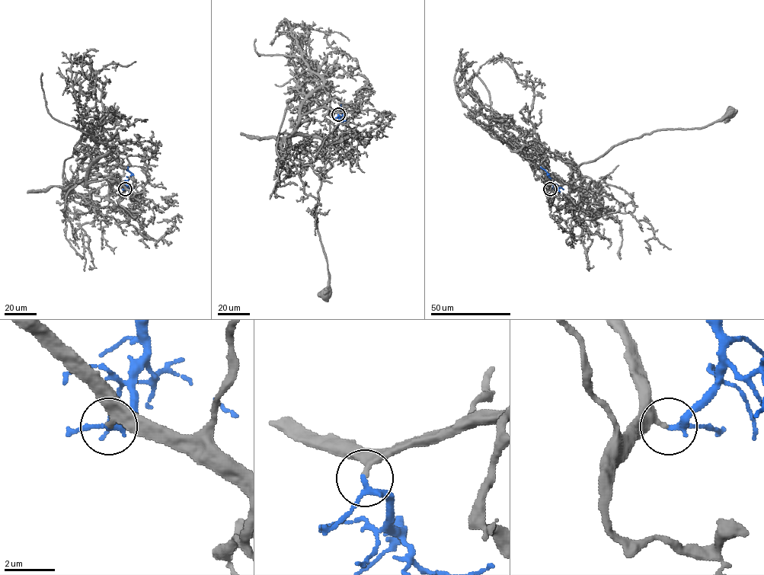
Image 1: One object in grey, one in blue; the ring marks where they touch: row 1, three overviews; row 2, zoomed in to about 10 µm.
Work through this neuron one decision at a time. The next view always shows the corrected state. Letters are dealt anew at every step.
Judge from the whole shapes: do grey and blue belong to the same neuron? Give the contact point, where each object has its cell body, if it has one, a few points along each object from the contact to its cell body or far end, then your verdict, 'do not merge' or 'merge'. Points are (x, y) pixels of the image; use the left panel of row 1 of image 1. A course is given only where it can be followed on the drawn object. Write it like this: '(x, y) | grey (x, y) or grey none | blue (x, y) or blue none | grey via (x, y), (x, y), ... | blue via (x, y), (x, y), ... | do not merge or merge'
(125, 189) | grey (111, 112) | blue none | grey via (125, 190), (111, 178), (85, 186), (81, 181), (98, 164), (117, 157), (102, 133), (115, 126), (111, 112) | blue via (125, 190), (132, 175), (127, 167) | merge

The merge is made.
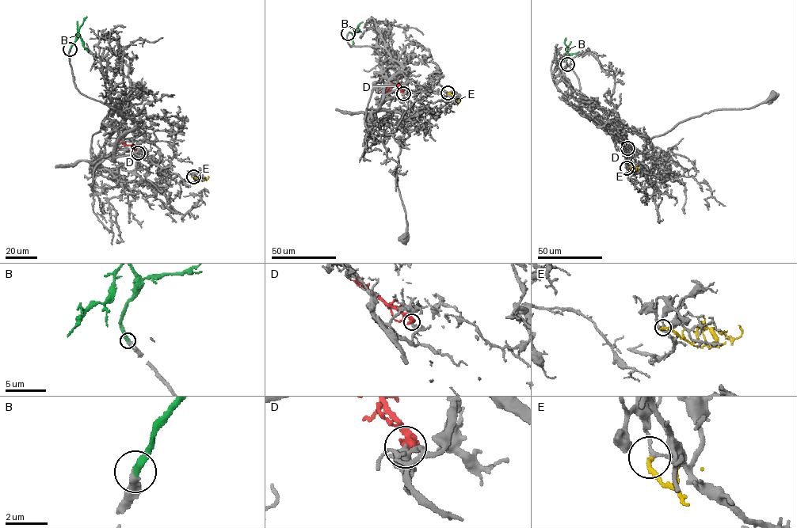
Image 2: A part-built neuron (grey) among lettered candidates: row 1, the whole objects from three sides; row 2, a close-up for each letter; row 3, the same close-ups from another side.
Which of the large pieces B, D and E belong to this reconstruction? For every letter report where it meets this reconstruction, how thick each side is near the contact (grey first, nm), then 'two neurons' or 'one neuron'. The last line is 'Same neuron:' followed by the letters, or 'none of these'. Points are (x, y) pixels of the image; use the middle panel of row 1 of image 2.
B: contact (348, 33); calibres 400 and 340 nm; one neuron
D: contact (403, 93); calibres 400 and 550 nm; two neurons
E: contact (448, 93); calibres 200 and 220 nm; two neurons
Same neuron: B

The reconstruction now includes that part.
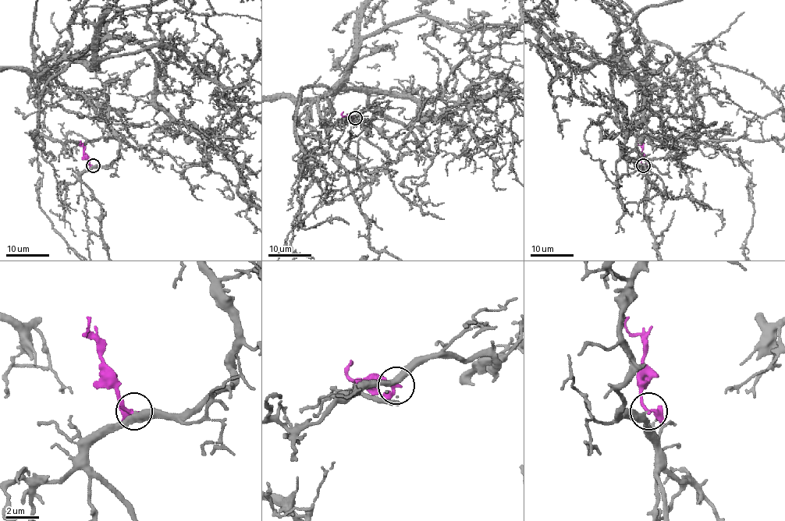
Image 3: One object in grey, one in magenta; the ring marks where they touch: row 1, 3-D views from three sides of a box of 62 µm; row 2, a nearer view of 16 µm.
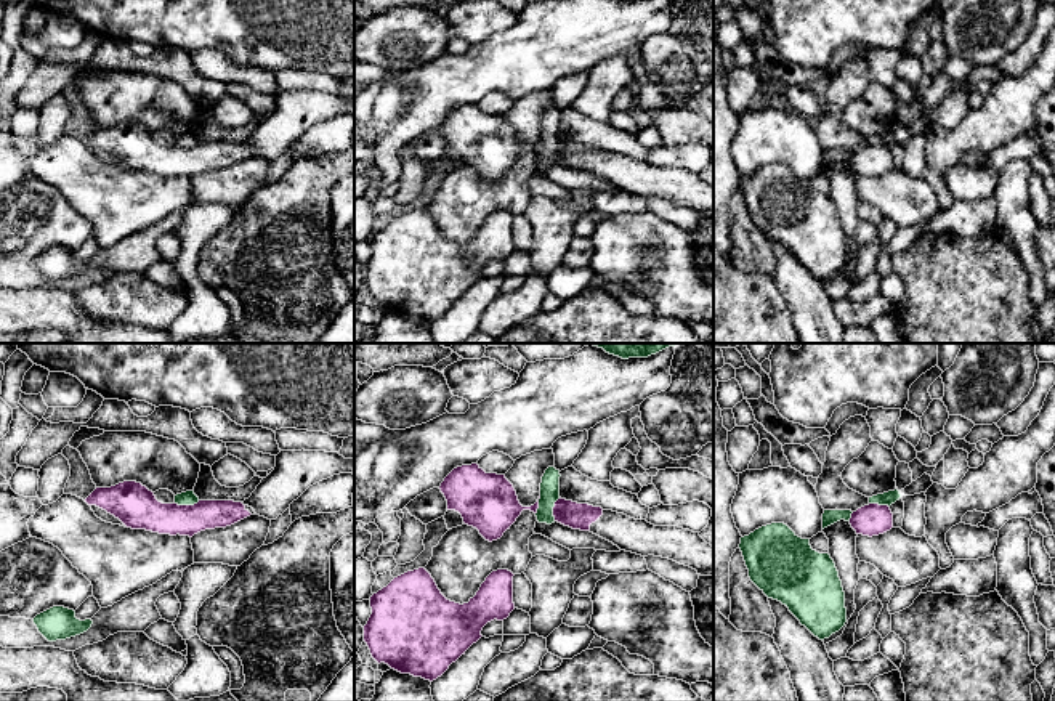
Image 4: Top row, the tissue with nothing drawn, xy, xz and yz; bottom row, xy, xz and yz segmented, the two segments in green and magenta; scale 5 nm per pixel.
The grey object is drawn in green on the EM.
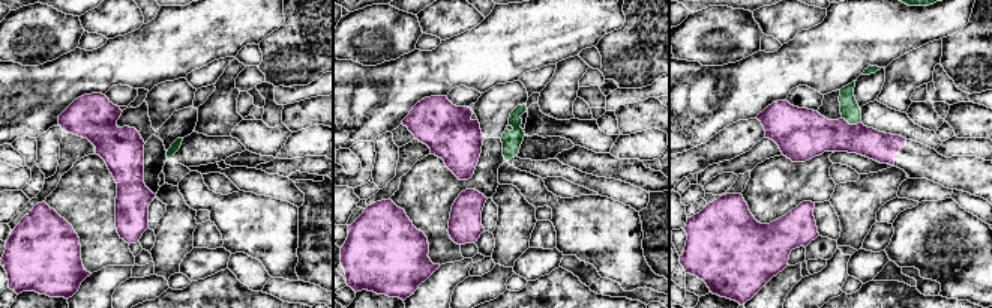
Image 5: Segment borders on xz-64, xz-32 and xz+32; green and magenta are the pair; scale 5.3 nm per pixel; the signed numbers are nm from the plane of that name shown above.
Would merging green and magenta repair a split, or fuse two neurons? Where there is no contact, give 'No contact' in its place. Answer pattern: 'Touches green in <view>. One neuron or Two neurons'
Touches green in xy. Two neurons

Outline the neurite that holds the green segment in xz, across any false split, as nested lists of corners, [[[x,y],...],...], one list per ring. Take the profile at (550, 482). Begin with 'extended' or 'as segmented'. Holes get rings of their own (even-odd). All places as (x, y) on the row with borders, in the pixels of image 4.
as segmented; [[[548,467],[542,476],[539,509],[536,513],[539,523],[555,523],[553,507],[560,499],[560,476],[560,470],[555,467]]]

